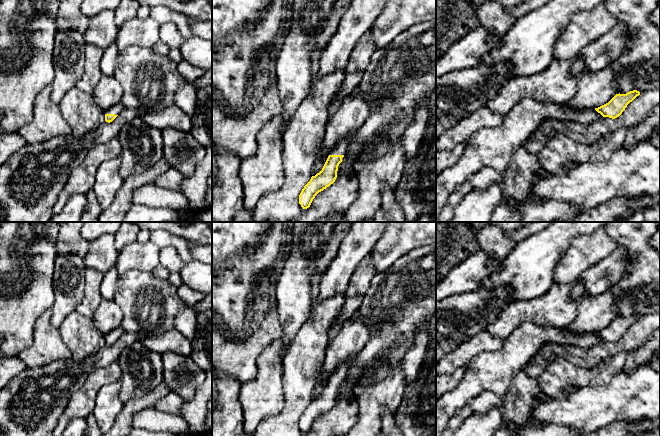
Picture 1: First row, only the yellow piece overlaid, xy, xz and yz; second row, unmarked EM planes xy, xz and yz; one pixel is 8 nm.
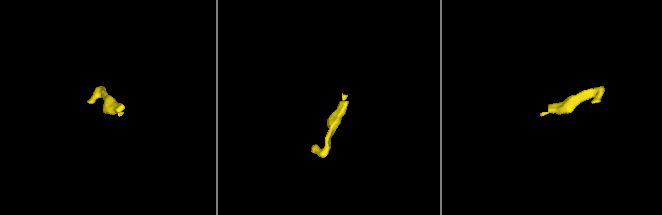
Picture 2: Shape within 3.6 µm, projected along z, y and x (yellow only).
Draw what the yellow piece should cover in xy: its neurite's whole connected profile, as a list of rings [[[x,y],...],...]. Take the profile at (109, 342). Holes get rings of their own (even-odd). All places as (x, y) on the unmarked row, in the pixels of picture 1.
[[[118,327],[114,329],[113,331],[109,332],[105,335],[105,345],[110,347],[112,346],[124,333],[124,330],[122,327]]]

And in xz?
[[[341,363],[331,374],[322,394],[304,410],[299,419],[299,428],[303,433],[310,431],[315,420],[333,408],[337,402],[338,390],[347,376],[348,365]]]

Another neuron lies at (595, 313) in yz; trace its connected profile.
[[[609,292],[586,298],[578,306],[575,319],[565,330],[571,334],[598,332],[619,318],[615,307],[616,300]]]

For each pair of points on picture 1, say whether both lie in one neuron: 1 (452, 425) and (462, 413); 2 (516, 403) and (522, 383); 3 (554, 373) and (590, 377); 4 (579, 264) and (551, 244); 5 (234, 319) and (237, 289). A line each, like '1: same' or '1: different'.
1: same
2: same
3: same
4: different
5: same

